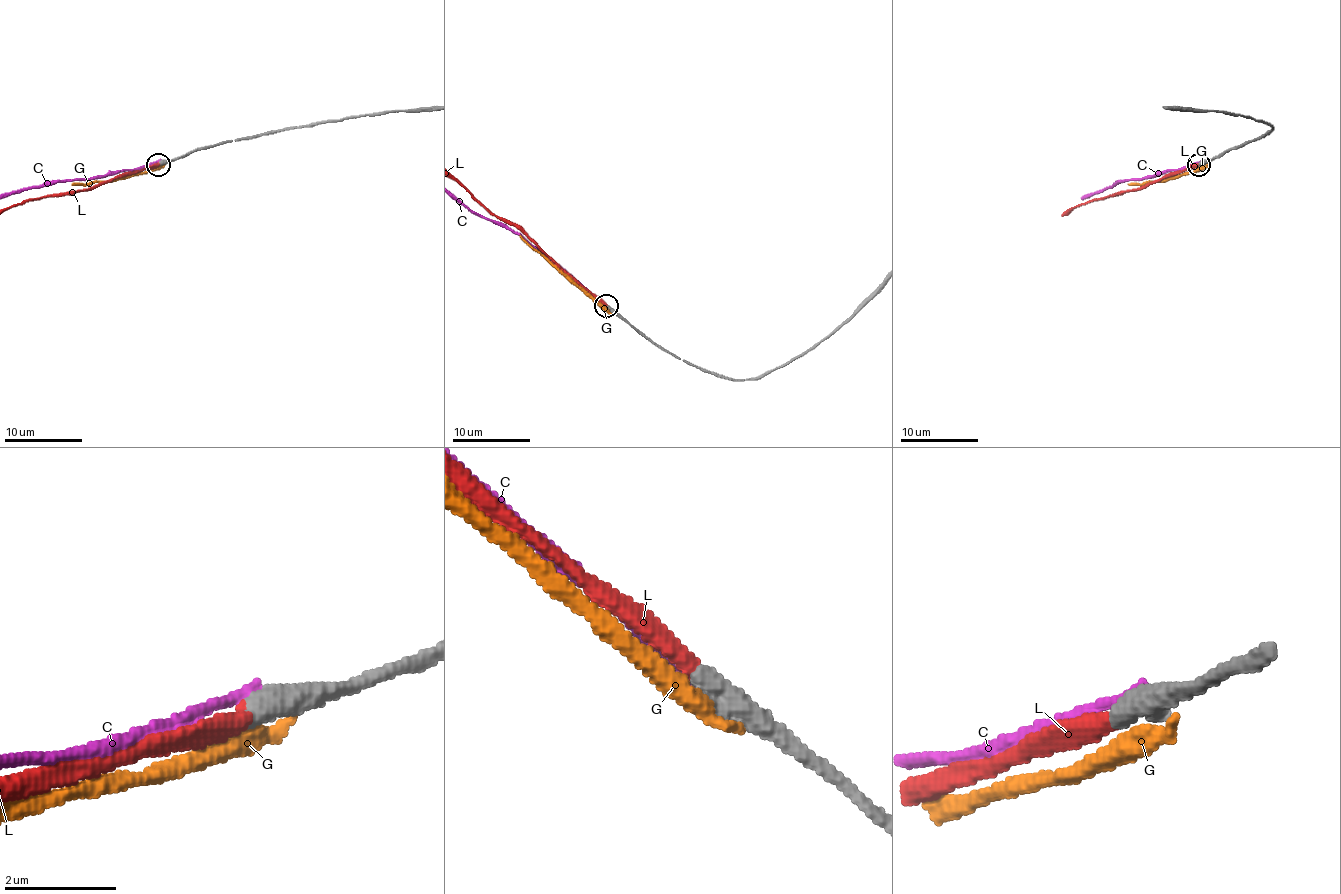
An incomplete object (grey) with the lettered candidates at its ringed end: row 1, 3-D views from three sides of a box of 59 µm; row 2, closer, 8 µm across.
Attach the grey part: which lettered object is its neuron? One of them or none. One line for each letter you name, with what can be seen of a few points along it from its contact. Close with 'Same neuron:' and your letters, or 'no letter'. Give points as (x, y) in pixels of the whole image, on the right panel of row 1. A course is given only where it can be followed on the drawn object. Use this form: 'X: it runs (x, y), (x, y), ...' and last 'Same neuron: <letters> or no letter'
Same neuron: L

